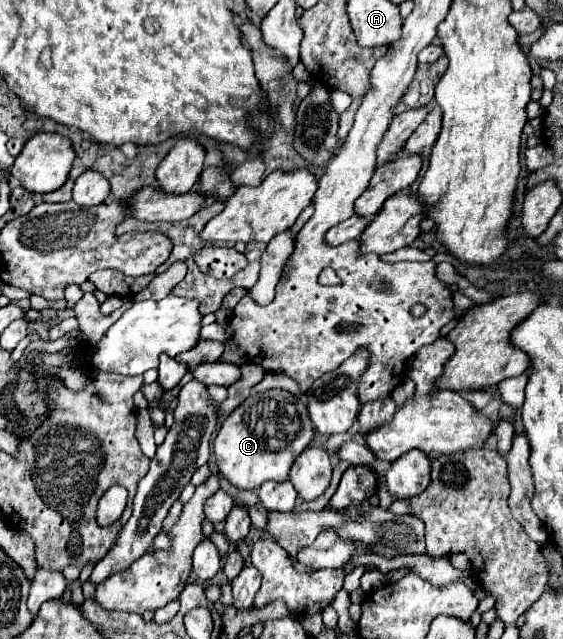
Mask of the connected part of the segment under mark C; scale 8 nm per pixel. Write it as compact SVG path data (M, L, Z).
M268 389L264 393L254 393L222 423L214 439L216 465L220 475L226 477L238 489L258 489L262 485L258 489L258 495L266 511L286 513L294 509L298 499L294 485L286 481L288 471L294 459L310 445L312 437L314 427L310 425L304 399L294 397L284 389Z

